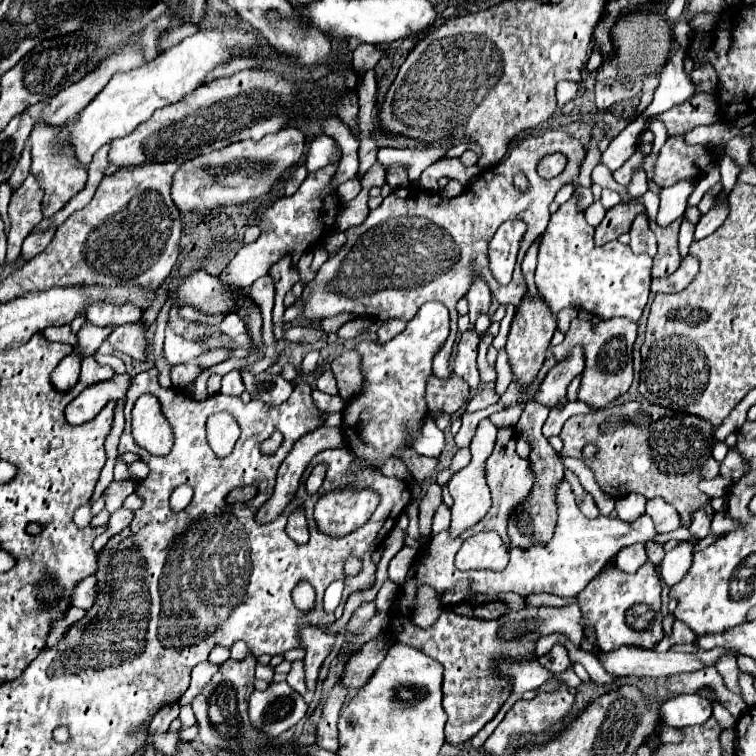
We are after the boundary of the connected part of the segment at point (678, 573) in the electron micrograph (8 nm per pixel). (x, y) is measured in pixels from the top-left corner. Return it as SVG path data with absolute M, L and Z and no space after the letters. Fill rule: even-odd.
M678 544L670 552L666 552L660 564L661 578L671 587L682 580L692 564L694 546L692 544Z

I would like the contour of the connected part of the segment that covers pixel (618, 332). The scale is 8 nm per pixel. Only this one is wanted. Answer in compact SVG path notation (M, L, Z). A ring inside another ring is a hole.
M574 318L570 324L570 330L566 332L566 338L560 346L552 348L554 356L562 360L566 352L570 352L576 344L584 346L586 352L586 368L582 372L582 384L578 388L578 400L586 402L590 408L600 410L612 400L620 398L628 392L632 384L632 346L636 340L636 324L626 318L614 318L614 320L602 320L596 328L588 320Z

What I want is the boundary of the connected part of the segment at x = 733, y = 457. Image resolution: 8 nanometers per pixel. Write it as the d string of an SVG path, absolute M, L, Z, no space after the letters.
M730 448L726 458L720 462L720 476L728 478L728 480L740 480L744 474L744 466L742 466L742 454L738 452L738 448Z

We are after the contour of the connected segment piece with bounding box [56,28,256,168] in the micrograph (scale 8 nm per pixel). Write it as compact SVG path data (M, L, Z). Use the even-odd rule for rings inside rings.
M202 28L194 36L188 36L174 48L168 48L154 60L146 62L144 66L138 66L130 72L120 72L116 74L106 88L74 118L70 118L60 134L56 136L56 142L68 142L74 150L78 166L86 168L92 162L92 156L98 148L104 144L122 138L136 130L138 124L150 120L154 110L178 102L182 96L194 92L204 76L224 64L230 62L230 56L236 50L248 50L256 46L256 36L254 30L244 30L244 28L222 28L222 30L208 30Z

